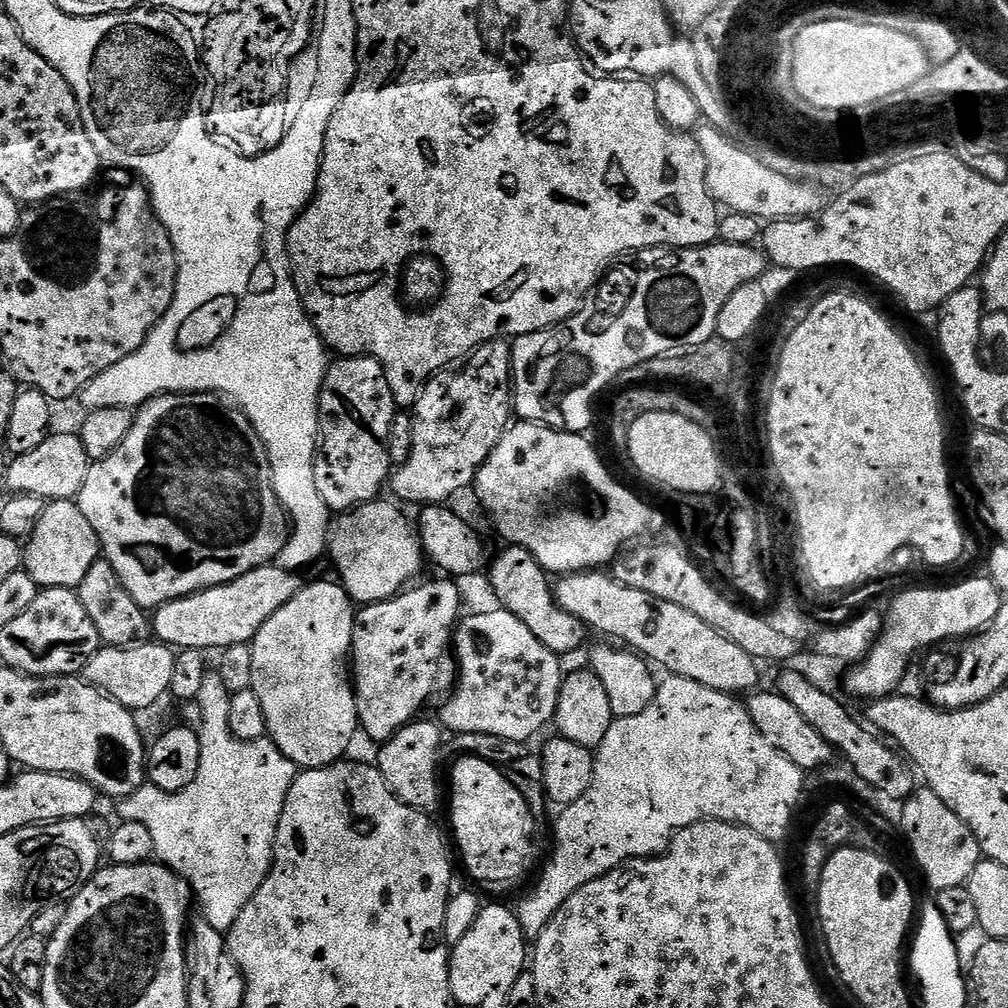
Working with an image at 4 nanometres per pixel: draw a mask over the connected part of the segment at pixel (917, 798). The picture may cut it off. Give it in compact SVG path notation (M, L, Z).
M917 787L904 801L902 822L898 828L899 831L904 831L904 836L912 847L912 856L916 859L917 866L924 871L929 886L940 892L951 893L963 889L970 874L974 874L974 866L980 864L982 853L978 838L970 830L970 826L966 826L966 822L962 822L962 818L958 818L958 814L954 814L954 810L950 810L950 806L946 806L946 802L942 802L942 798L938 798L938 794L934 794L930 787Z

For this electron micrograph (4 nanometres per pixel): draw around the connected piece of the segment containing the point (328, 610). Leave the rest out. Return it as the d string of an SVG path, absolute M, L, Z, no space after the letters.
M320 580L317 584L312 584L309 586L301 587L298 594L294 594L294 598L290 598L290 602L286 602L286 606L282 606L282 610L278 610L274 615L261 628L258 630L258 634L255 638L250 641L252 646L252 653L254 654L254 674L252 675L252 687L251 692L258 698L258 702L262 702L262 714L266 714L266 726L268 727L267 735L276 743L276 751L286 754L288 760L293 760L296 763L297 769L307 770L310 768L327 768L337 762L343 761L344 756L348 752L348 747L352 744L352 739L355 738L356 732L358 736L358 721L356 718L356 693L352 687L352 681L350 679L350 653L352 651L352 635L354 634L354 622L356 621L357 609L354 607L354 601L351 596L349 596L348 591L344 588L343 584L339 582L333 582L331 584L328 580Z

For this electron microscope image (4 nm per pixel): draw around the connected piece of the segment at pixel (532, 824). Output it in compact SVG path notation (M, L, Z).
M464 756L452 768L452 832L464 855L464 864L476 880L484 884L508 884L516 880L532 864L532 835L538 821L532 817L526 798L510 786L507 775L480 756Z

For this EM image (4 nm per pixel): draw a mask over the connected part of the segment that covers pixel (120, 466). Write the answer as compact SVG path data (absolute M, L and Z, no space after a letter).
M167 392L164 396L155 396L140 405L123 442L106 458L89 463L78 503L82 514L86 514L86 522L90 522L90 526L94 526L98 534L103 559L111 562L116 577L120 579L130 598L134 598L134 602L138 602L138 606L145 610L155 610L183 596L193 596L195 592L229 584L234 582L234 578L242 578L242 574L250 570L271 565L275 561L272 559L287 549L290 535L290 521L280 507L276 491L272 489L272 471L262 438L258 438L244 412L225 402L215 392Z

